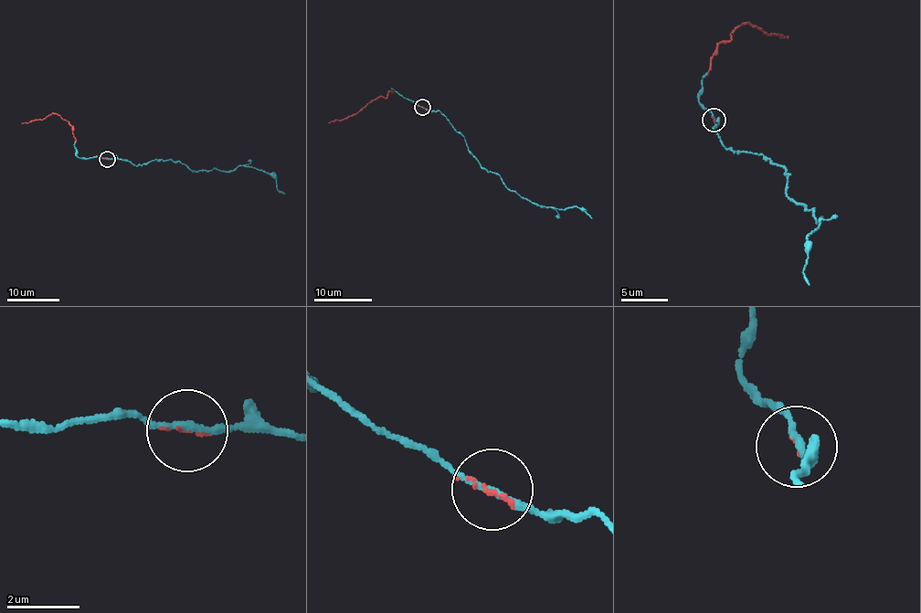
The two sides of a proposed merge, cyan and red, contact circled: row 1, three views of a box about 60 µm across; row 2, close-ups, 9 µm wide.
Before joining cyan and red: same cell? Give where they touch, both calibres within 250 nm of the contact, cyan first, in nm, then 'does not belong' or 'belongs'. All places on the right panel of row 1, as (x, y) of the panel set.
at (714, 120); 180 nm thick on the cyan side, 110 nm on the other; belongs

